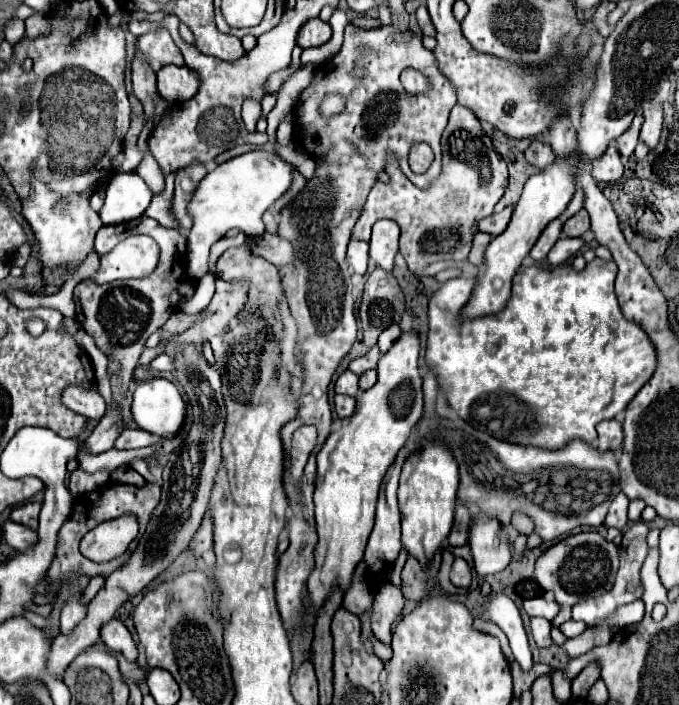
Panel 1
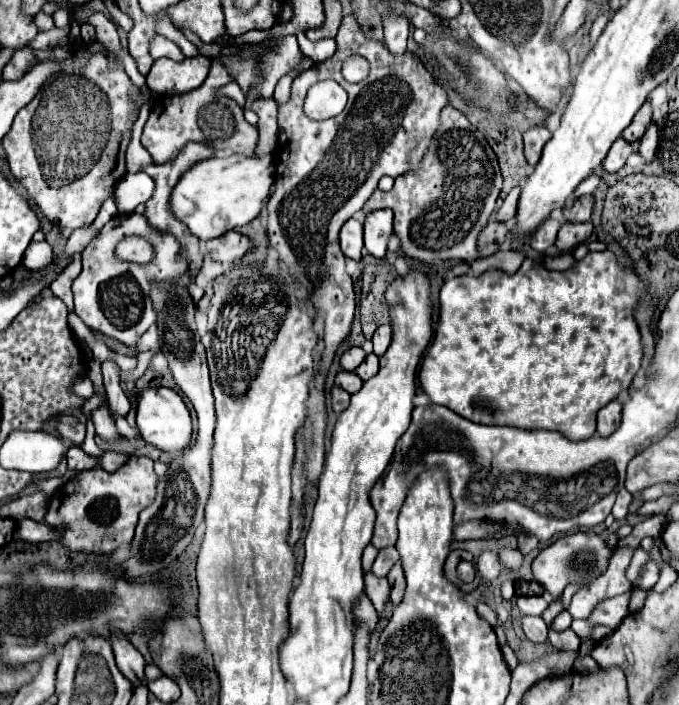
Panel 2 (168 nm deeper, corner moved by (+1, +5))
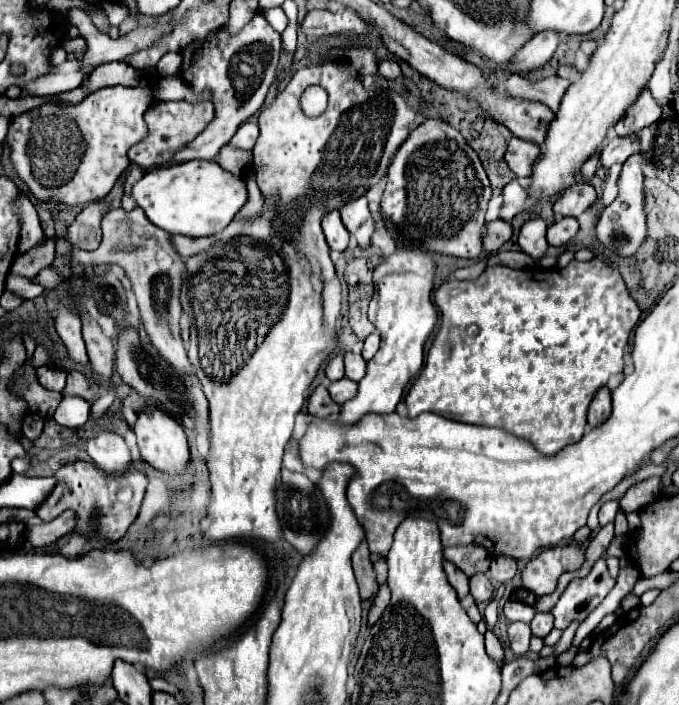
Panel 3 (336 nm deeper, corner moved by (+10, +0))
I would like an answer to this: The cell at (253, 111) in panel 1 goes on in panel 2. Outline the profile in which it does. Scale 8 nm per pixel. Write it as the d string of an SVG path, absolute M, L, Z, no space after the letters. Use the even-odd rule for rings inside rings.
M232 81L232 83L228 83L228 85L226 85L226 87L222 87L222 89L224 89L224 95L228 95L230 99L234 99L240 107L244 107L244 105L246 105L246 95L244 95L244 93L242 93L242 89L238 87L238 83L234 83L234 81Z

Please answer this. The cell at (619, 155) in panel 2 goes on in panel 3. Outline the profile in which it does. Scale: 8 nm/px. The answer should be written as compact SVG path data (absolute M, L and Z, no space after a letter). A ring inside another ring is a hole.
M625 136L625 138L611 138L601 148L601 162L605 168L611 168L613 164L623 164L631 154L641 152L641 144L637 136Z

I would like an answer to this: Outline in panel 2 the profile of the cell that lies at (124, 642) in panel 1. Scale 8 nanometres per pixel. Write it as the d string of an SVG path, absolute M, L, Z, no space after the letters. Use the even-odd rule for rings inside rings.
M114 633L114 635L110 637L110 643L112 643L114 655L116 655L116 665L118 665L118 669L120 669L132 683L136 683L138 677L144 675L144 667L146 667L144 657L134 649L134 645L132 645L124 635Z

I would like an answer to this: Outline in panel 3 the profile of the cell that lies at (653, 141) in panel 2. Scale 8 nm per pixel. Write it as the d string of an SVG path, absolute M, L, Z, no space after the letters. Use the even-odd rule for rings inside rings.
M635 154L631 158L627 158L627 162L623 164L621 176L619 176L619 194L617 198L605 206L605 210L599 216L597 222L597 240L611 252L615 252L617 256L623 258L631 258L639 246L643 244L645 236L647 236L647 224L645 224L645 190L643 190L643 172L641 172L641 154Z

